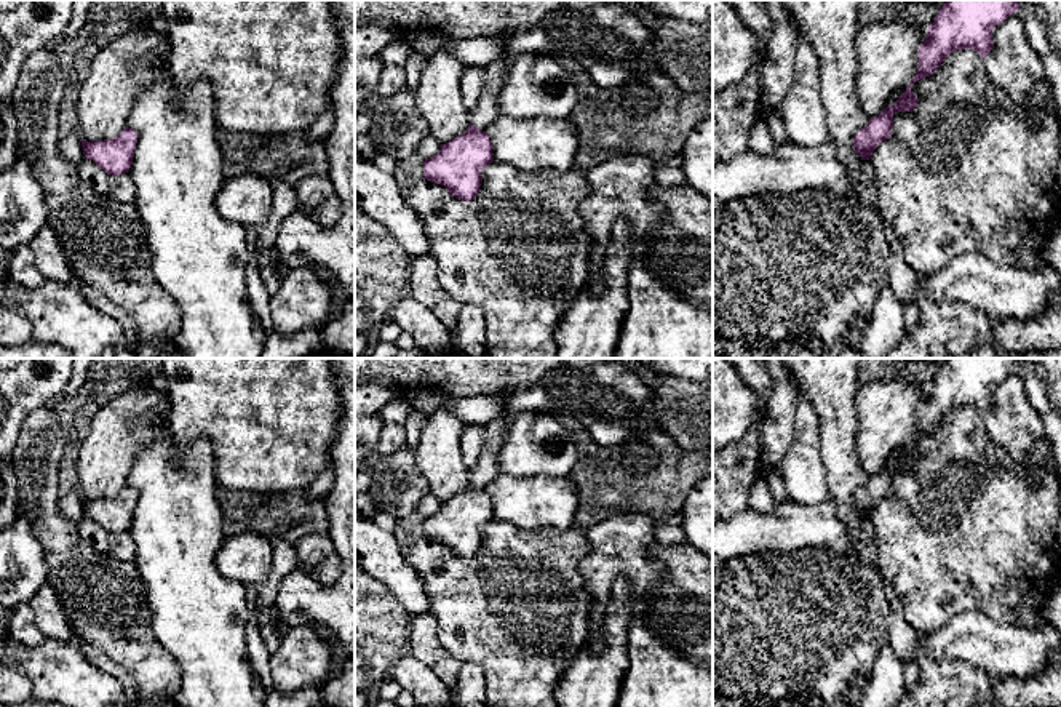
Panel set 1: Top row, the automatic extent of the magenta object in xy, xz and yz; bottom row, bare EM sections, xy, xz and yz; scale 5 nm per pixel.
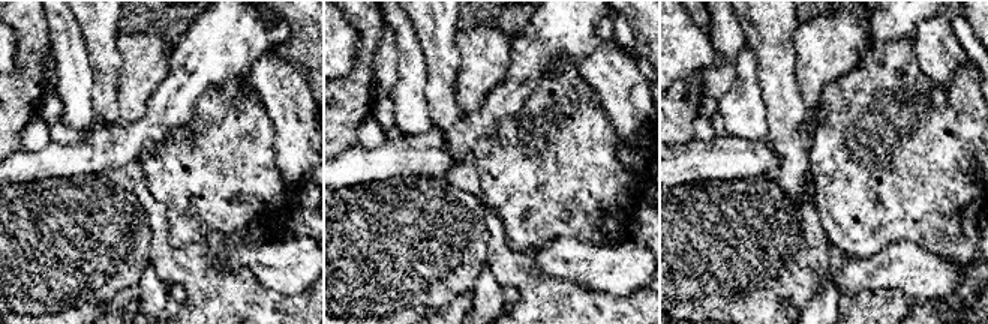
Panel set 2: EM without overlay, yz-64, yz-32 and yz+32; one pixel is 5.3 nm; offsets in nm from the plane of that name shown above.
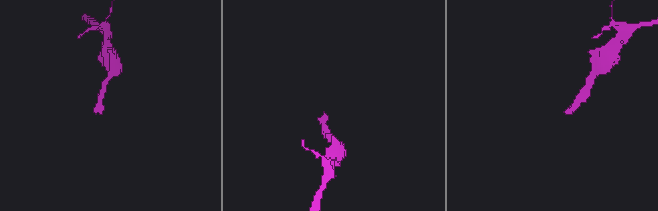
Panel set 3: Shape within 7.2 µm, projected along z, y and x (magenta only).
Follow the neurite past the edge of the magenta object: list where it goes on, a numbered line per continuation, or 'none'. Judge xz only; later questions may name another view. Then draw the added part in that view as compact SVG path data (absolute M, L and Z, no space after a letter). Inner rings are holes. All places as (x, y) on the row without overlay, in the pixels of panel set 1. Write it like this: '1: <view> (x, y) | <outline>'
1: xz (484, 471) | M494 392L491 393L502 403L500 414L483 425L484 429L484 441L483 451L479 454L478 462L468 470L470 483L486 489L489 483L500 473L495 457L500 448L500 443L505 440L507 430L511 425L511 421L507 416L507 406L510 405L511 392Z

